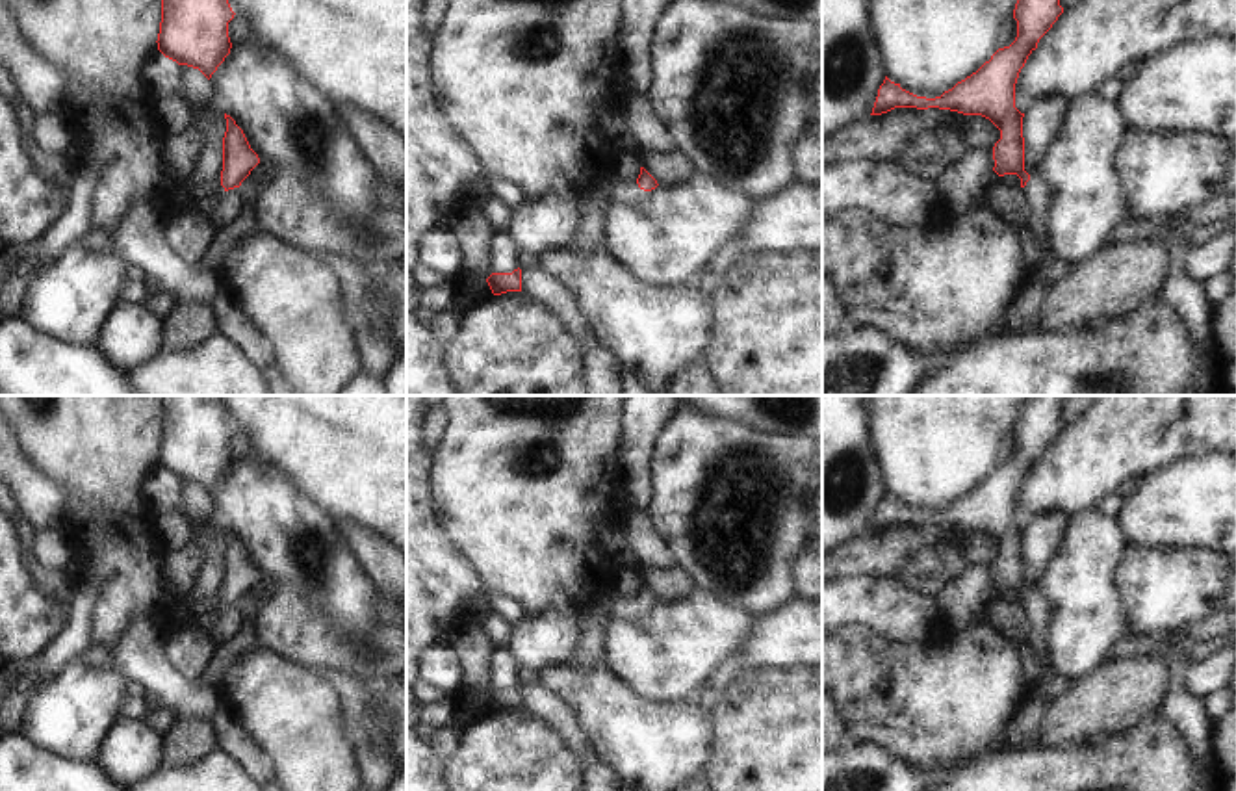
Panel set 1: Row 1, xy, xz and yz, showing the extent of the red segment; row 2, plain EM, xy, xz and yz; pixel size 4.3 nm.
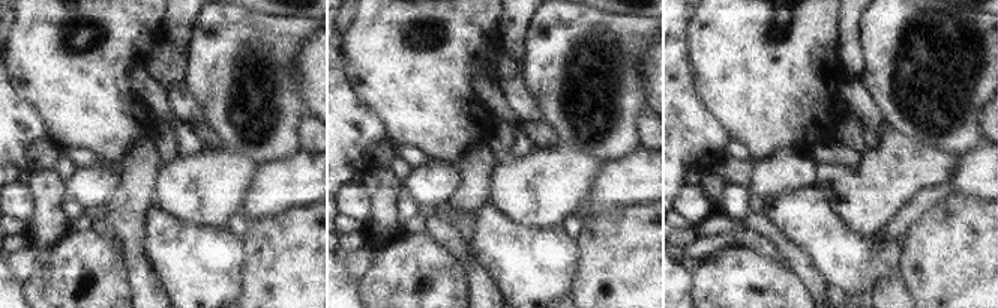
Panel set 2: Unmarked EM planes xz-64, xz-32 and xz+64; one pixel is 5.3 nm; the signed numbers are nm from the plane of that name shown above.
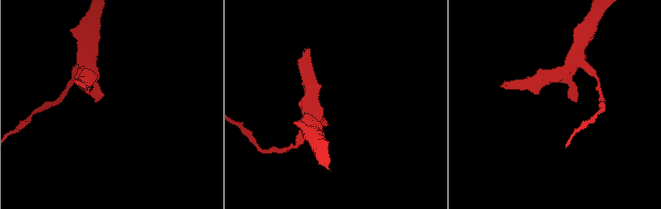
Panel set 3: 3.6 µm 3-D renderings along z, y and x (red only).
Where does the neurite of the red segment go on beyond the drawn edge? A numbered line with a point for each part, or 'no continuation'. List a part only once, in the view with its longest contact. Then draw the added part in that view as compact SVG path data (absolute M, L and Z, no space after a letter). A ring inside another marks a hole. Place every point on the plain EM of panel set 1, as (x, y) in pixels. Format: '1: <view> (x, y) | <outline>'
1: xz (628, 611) | M637 596L631 598L629 602L611 602L609 598L601 600L603 611L616 620L622 622L635 622L638 618L644 618L651 607L644 607L638 603Z

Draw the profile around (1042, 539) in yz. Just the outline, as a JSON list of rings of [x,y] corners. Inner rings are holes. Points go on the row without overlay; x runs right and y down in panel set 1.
[[[1050,514],[1036,520],[1023,533],[1024,553],[1024,587],[1028,590],[1037,589],[1041,572],[1060,548],[1060,542],[1067,531],[1065,514]]]

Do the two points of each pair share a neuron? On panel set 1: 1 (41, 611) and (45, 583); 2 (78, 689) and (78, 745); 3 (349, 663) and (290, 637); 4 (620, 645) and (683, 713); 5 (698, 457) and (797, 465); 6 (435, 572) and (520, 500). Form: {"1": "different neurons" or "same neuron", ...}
{"1": "different neurons", "2": "same neuron", "3": "same neuron", "4": "different neurons", "5": "same neuron", "6": "different neurons"}

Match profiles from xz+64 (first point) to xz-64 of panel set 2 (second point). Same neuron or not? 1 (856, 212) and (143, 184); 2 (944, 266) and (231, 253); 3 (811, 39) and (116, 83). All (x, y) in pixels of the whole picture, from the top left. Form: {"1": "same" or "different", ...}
{"1": "different", "2": "different", "3": "same"}

